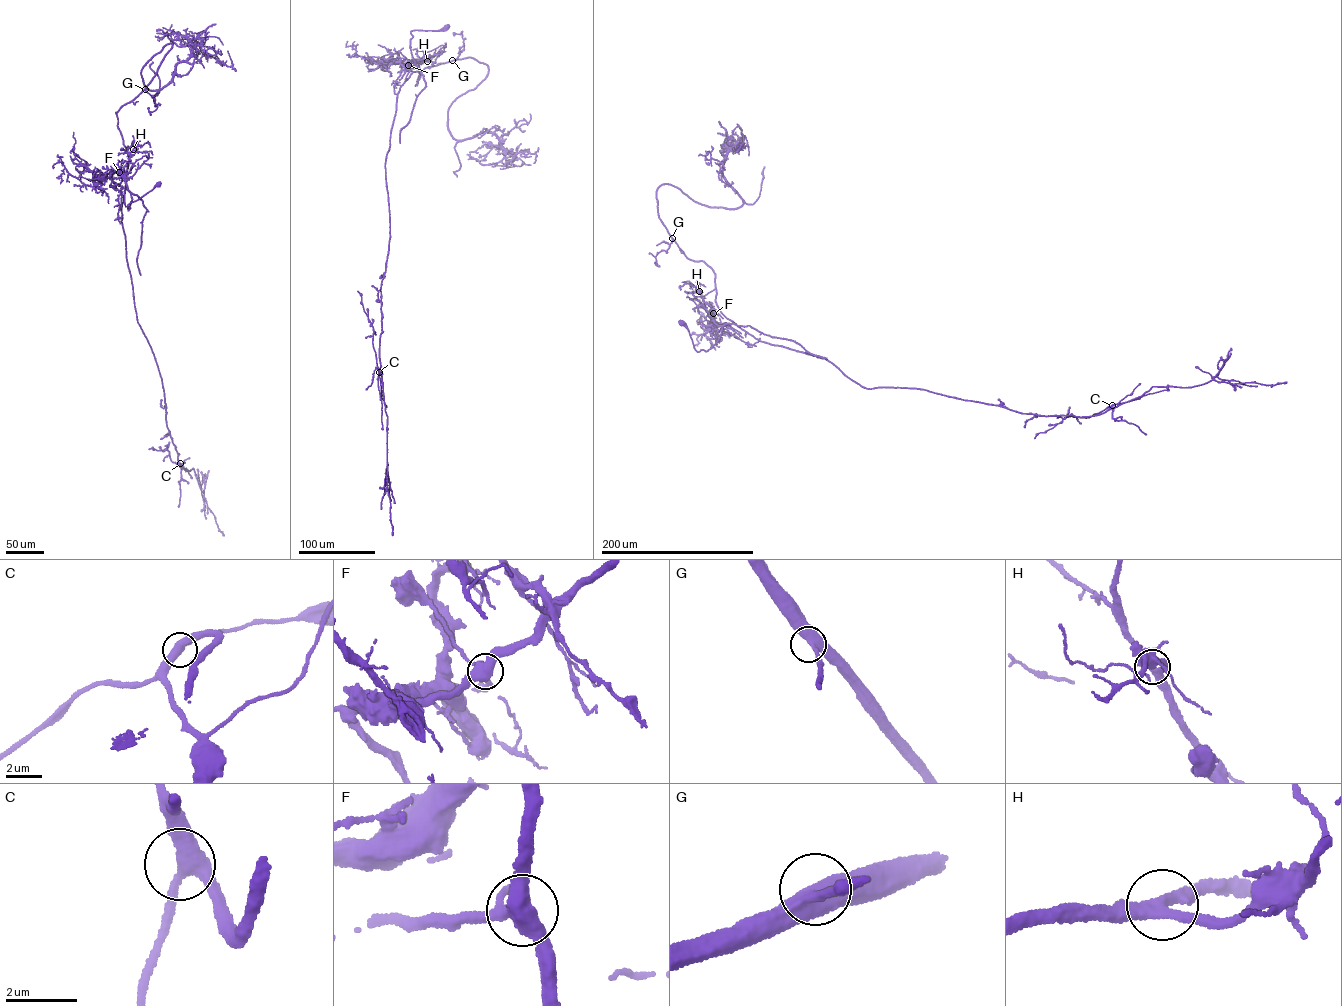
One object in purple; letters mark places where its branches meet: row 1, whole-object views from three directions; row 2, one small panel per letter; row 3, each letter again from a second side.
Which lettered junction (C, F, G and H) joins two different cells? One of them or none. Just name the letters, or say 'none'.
F

